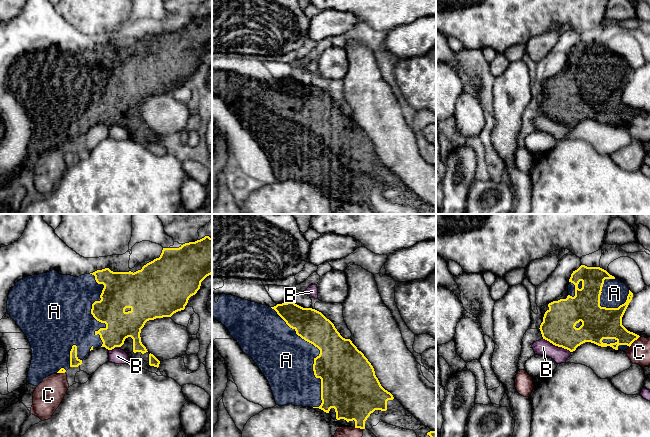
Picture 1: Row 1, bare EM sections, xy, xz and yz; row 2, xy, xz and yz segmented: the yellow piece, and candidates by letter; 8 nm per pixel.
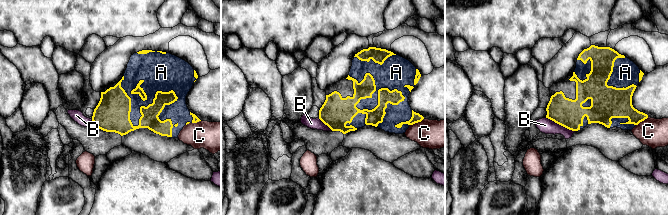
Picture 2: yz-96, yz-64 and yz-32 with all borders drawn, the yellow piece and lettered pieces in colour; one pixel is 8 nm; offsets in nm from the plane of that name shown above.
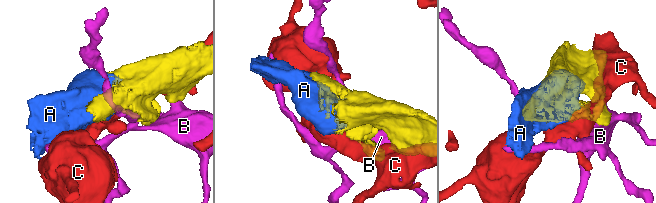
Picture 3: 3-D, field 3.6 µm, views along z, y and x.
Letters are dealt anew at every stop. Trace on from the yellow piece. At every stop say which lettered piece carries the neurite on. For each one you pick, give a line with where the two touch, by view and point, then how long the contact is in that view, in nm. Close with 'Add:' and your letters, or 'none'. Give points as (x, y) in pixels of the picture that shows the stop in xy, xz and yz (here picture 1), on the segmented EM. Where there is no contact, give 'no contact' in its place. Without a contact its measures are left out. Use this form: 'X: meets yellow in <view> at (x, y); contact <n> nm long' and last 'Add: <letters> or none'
A: meets yellow in xz at (319, 354); contact 900 nm long
Add: A

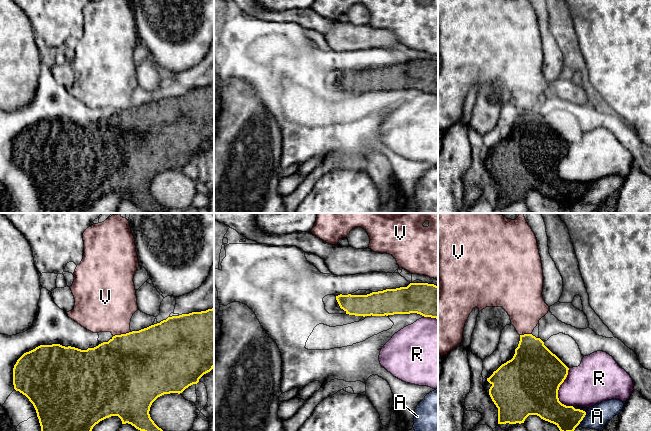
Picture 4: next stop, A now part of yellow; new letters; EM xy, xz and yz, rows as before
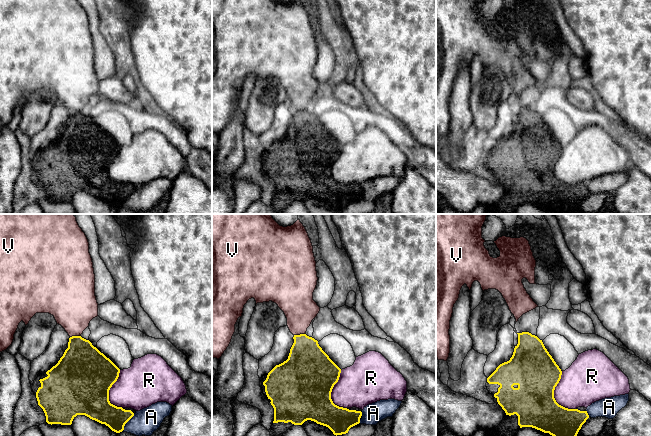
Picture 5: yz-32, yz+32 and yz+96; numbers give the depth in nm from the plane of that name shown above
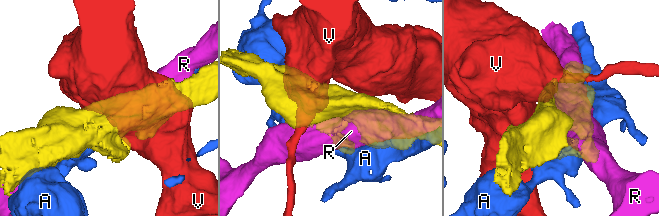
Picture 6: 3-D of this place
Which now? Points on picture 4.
Add: none

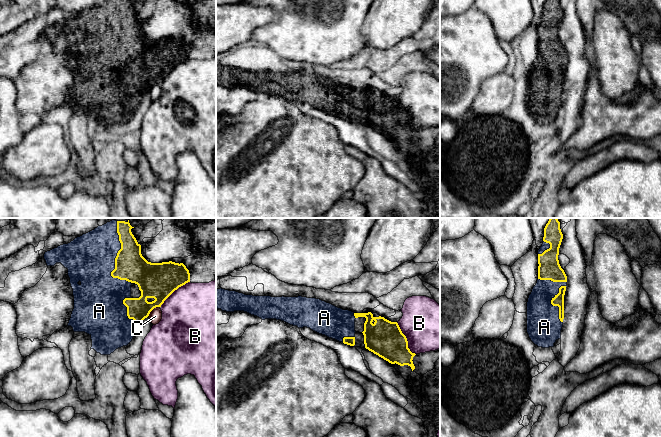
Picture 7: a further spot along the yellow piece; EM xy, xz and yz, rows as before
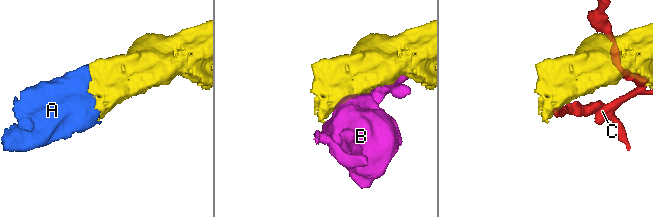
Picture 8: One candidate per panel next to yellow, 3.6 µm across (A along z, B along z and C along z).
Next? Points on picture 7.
A: meets yellow in xy at (115, 258); contact 500 nm long
Add: A

